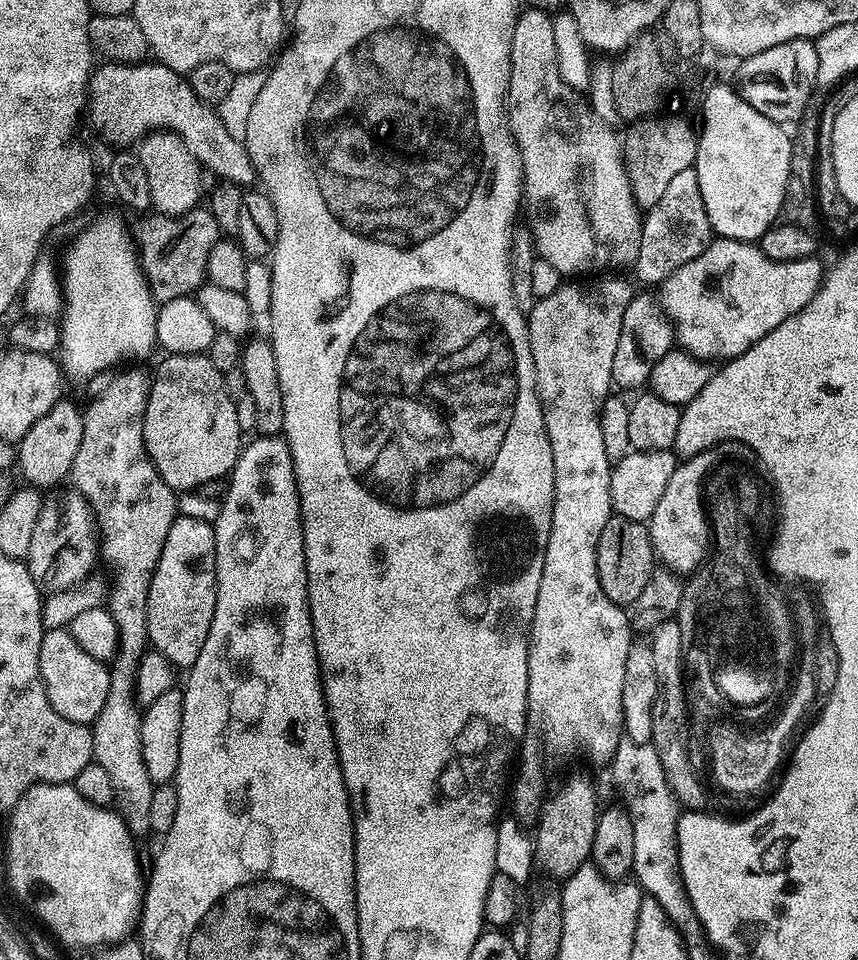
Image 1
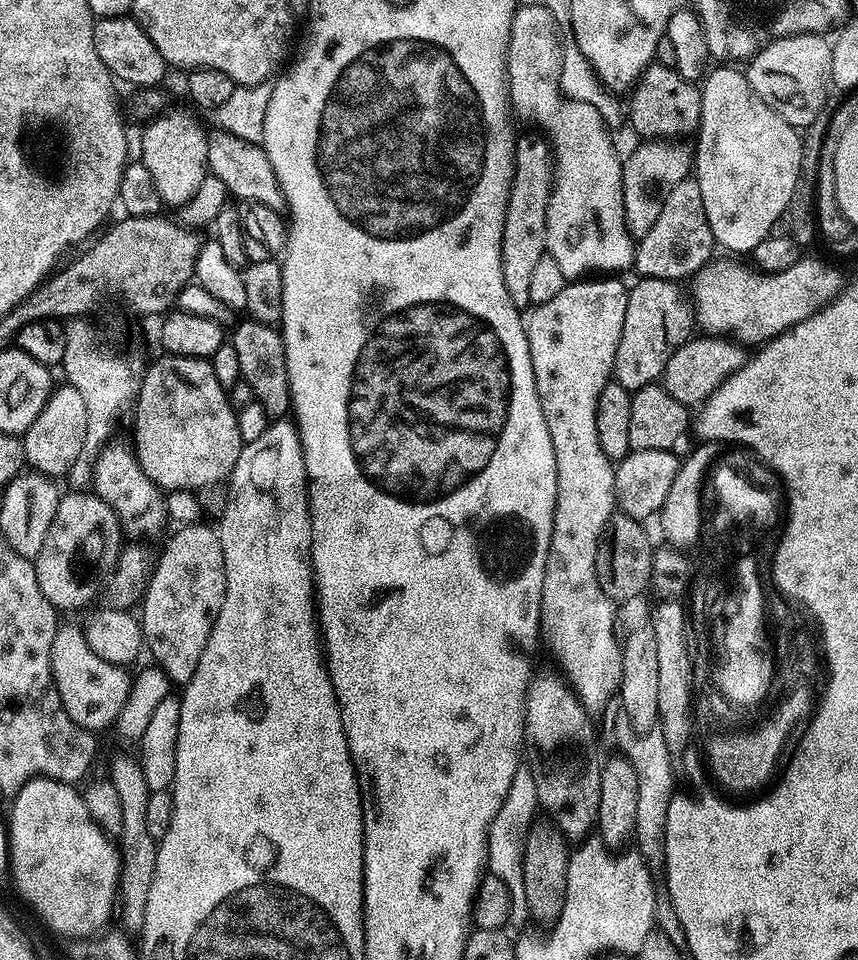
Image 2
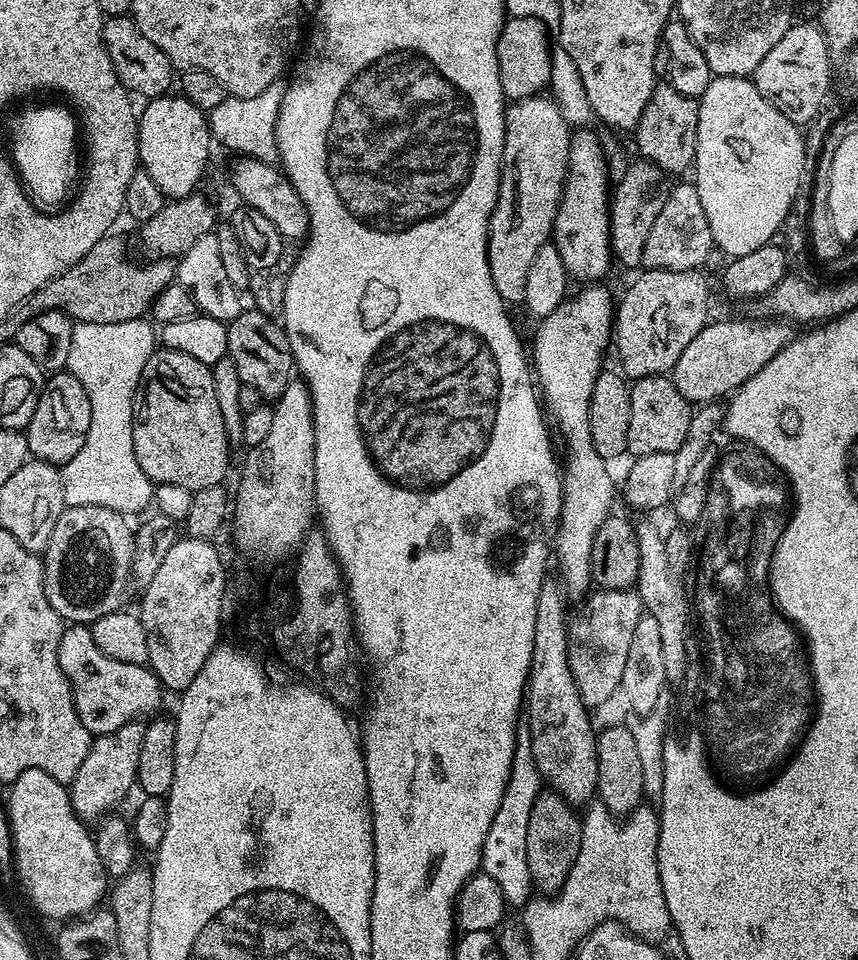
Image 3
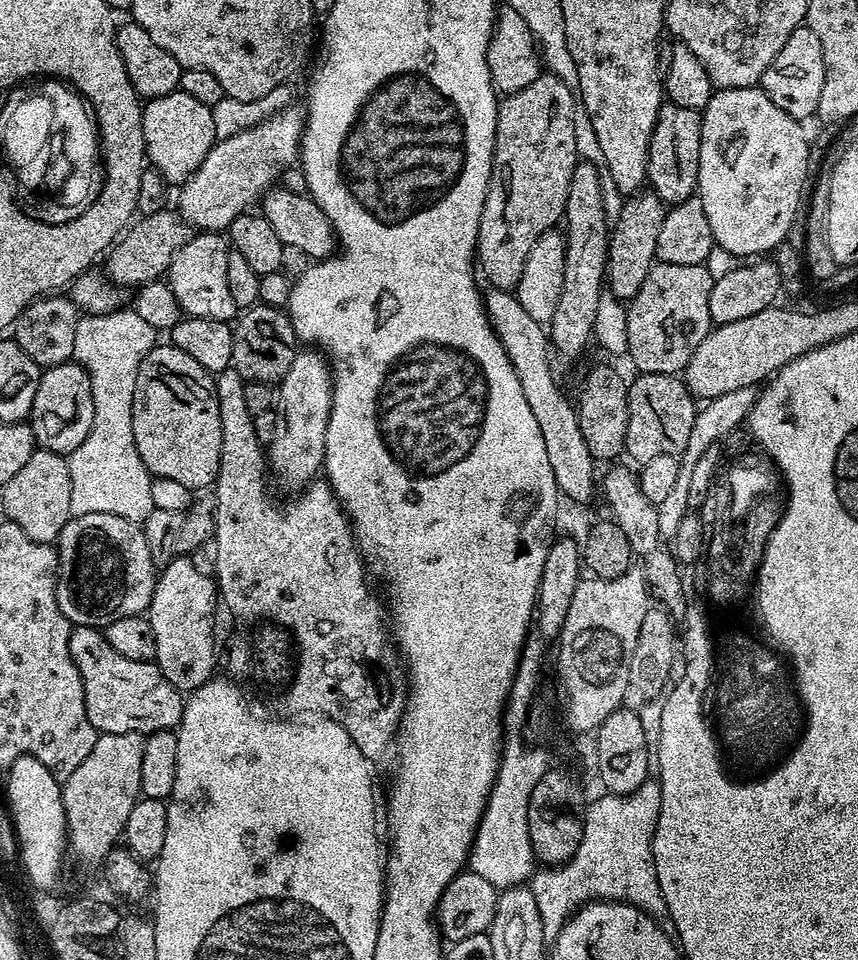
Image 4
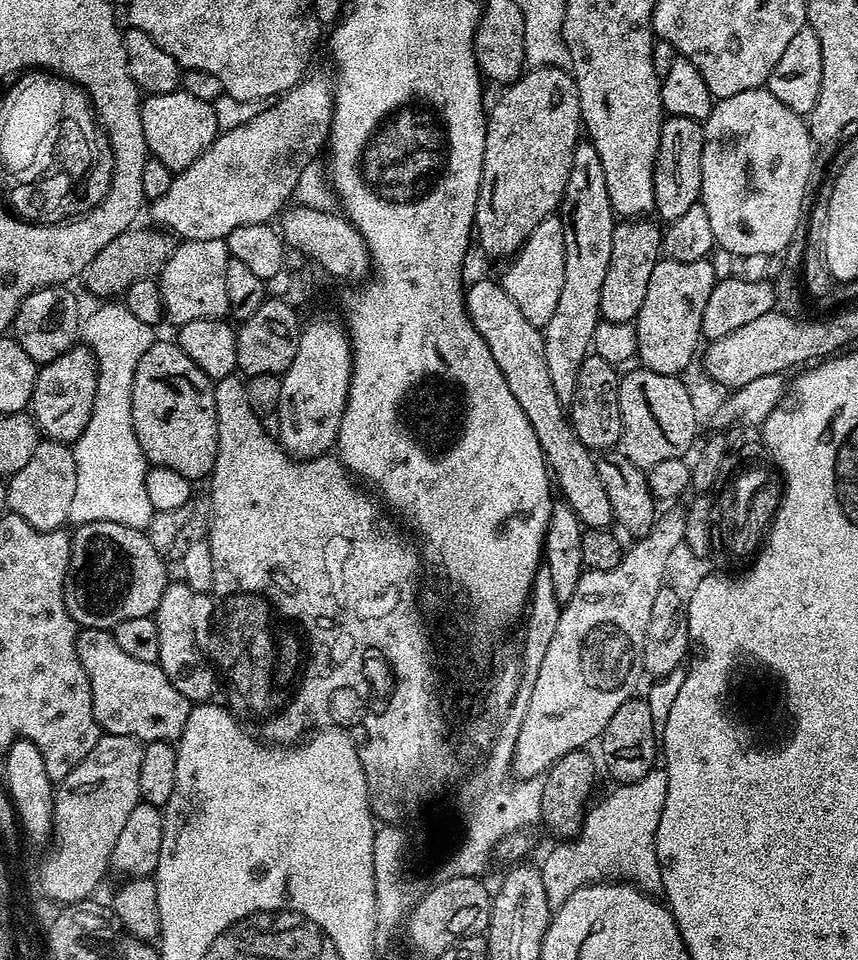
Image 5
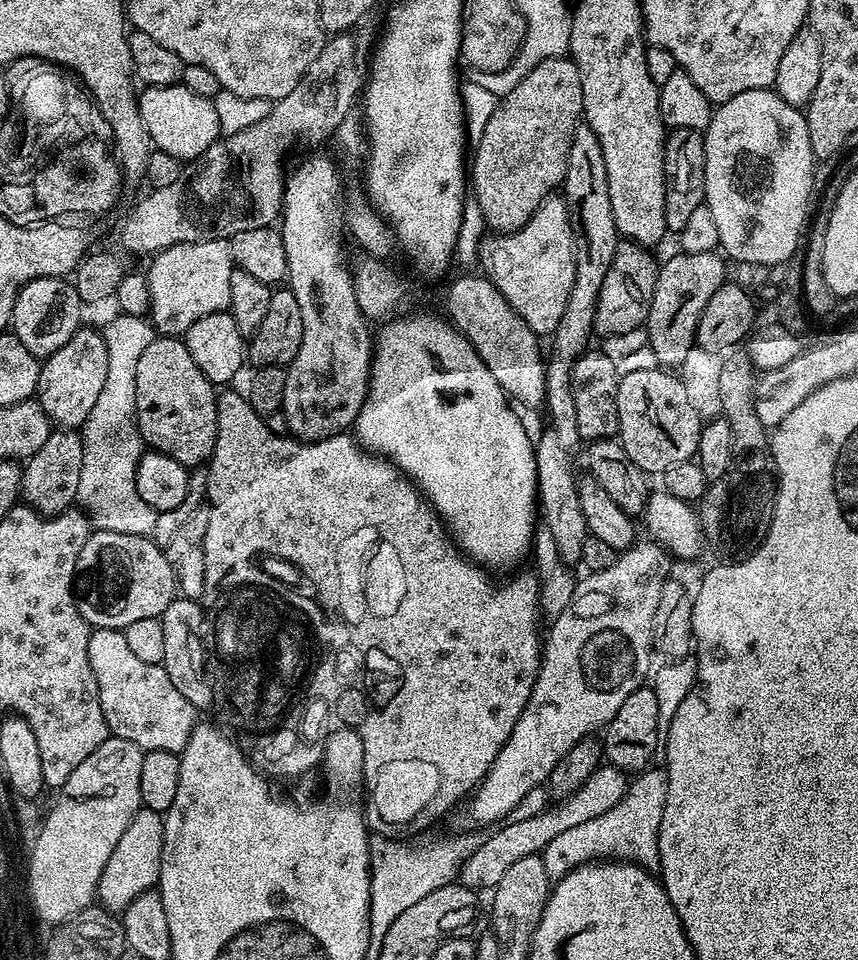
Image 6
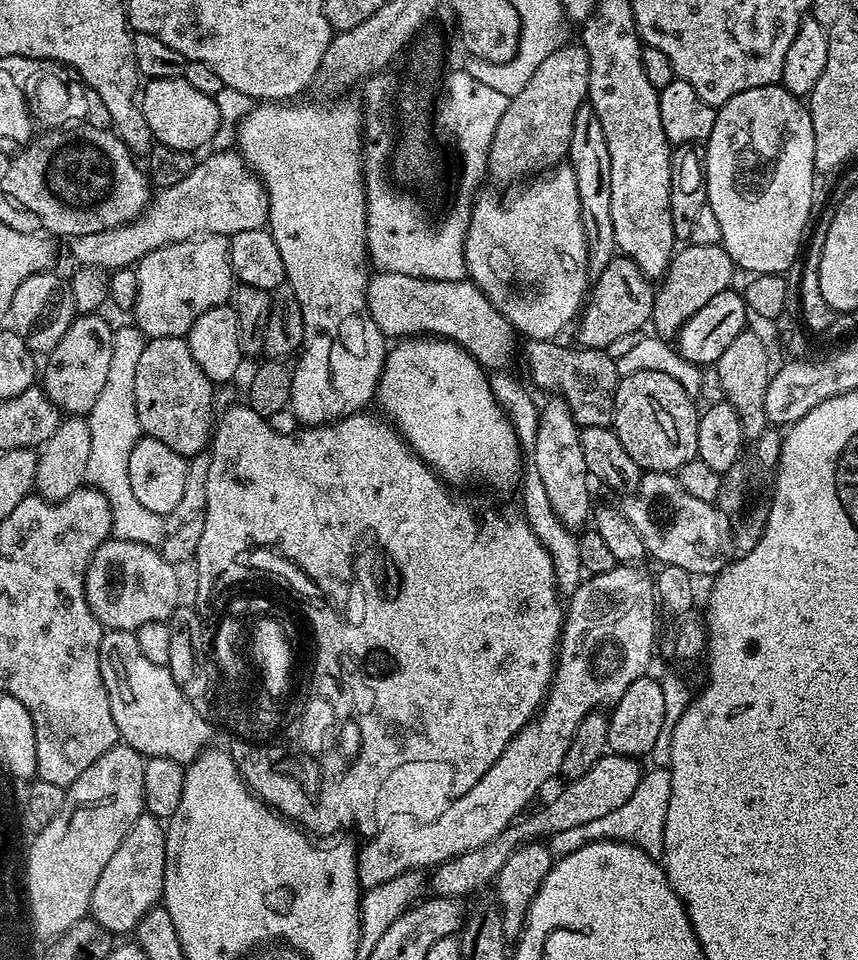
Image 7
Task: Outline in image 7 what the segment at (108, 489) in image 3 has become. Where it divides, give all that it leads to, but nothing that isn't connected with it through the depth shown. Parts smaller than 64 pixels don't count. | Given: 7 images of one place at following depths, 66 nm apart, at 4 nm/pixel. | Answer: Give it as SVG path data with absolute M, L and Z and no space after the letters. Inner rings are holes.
M117 327L112 334L114 350L110 353L110 371L98 393L94 406L86 414L90 426L90 458L86 461L86 481L106 498L112 515L112 536L126 542L142 542L158 546L164 541L164 517L146 510L130 486L130 450L142 435L138 422L138 410L134 398L134 374L138 374L138 358L146 337L139 328Z

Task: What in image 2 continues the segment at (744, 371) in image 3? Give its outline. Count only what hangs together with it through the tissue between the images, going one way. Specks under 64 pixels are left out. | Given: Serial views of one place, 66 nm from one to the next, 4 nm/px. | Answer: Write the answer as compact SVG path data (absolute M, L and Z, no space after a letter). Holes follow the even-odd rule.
M700 334L689 338L685 344L678 346L678 350L674 350L674 354L670 354L670 362L666 362L664 367L662 386L671 396L678 398L678 402L686 406L700 406L710 394L714 394L714 390L718 390L722 382L726 382L726 378L730 378L730 374L744 365L745 359L745 349L737 341L723 336Z

